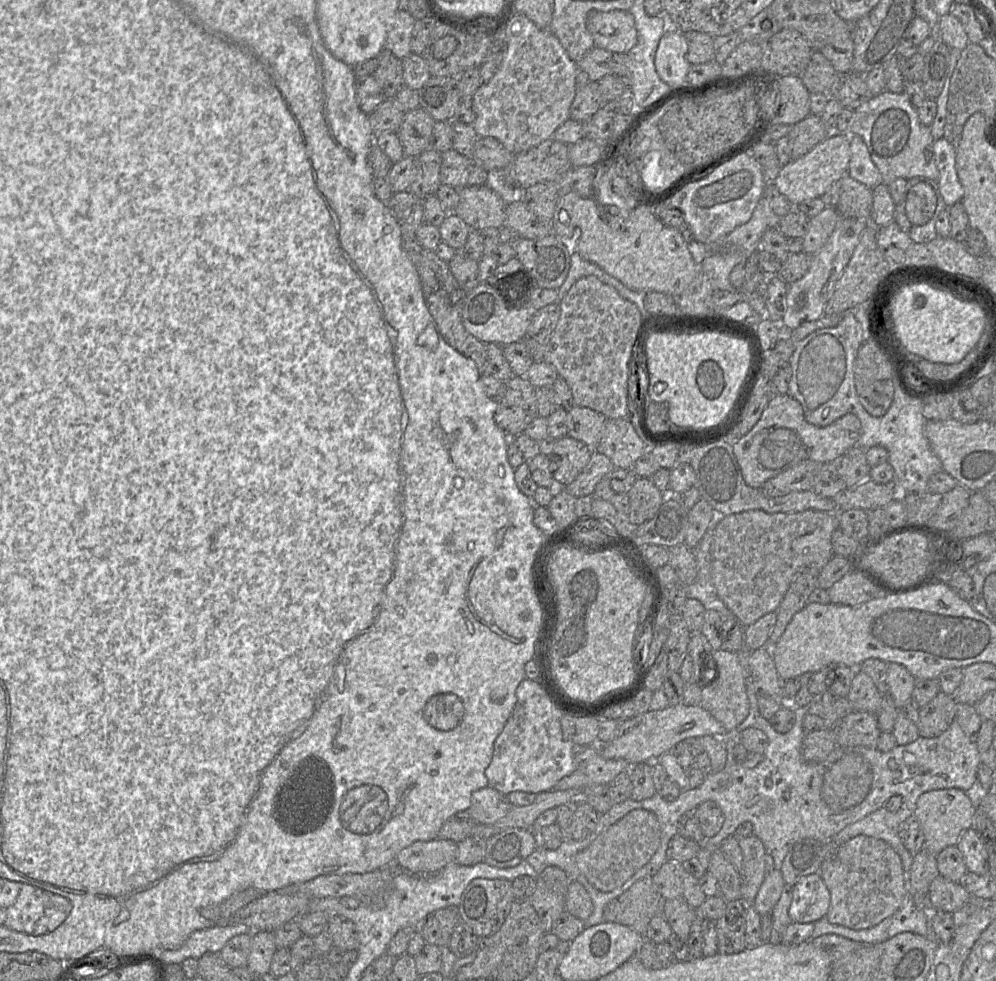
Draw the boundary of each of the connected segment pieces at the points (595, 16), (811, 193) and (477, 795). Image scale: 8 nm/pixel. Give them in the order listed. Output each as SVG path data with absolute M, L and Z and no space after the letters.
M590 11L586 26L594 41L594 47L611 53L626 54L638 41L634 17L630 11Z
M831 132L809 152L782 166L773 183L793 207L798 206L805 201L821 198L834 182L847 174L850 158L850 135Z
M487 785L472 793L470 806L466 811L476 823L493 824L512 807L506 795Z

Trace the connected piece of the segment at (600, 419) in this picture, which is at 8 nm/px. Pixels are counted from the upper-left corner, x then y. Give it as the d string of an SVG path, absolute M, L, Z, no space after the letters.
M574 405L568 411L568 436L595 449L602 438L606 418L585 407Z

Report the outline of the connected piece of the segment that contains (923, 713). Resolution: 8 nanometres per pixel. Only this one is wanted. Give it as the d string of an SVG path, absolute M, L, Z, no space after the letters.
M940 691L930 702L920 707L918 721L915 723L919 735L934 738L942 734L954 721L956 701Z

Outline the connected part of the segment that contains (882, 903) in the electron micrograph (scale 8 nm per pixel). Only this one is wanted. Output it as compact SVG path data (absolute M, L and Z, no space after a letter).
M857 835L838 845L822 863L819 871L830 892L830 906L825 916L832 924L853 930L870 928L895 913L908 892L907 872L899 855L881 839Z

